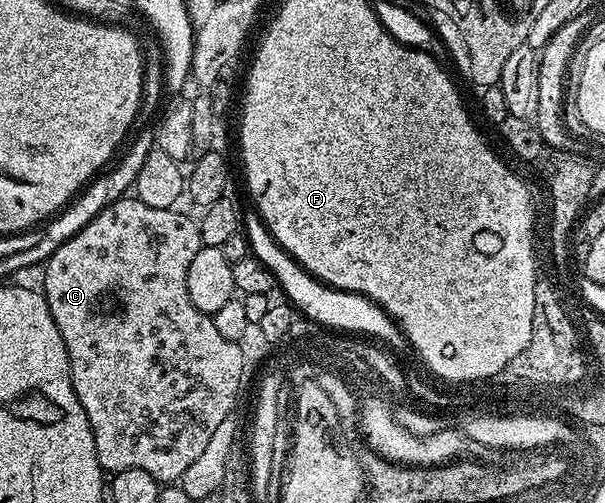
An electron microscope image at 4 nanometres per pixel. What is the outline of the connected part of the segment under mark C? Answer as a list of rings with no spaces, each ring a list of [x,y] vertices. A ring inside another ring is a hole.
[[[135,196],[121,198],[118,202],[113,202],[107,208],[103,208],[103,212],[99,212],[99,216],[92,218],[88,224],[74,236],[74,238],[68,238],[68,240],[66,240],[65,243],[54,252],[48,262],[44,263],[43,266],[43,270],[45,270],[45,286],[43,285],[43,293],[47,300],[47,304],[49,305],[51,316],[59,328],[59,336],[63,336],[63,344],[67,348],[67,356],[69,357],[69,375],[71,376],[73,387],[75,388],[75,396],[79,396],[79,404],[83,404],[83,412],[87,412],[87,420],[93,429],[93,435],[95,436],[95,452],[97,453],[97,459],[99,460],[102,471],[118,474],[127,468],[143,468],[143,472],[151,472],[151,476],[155,476],[158,483],[161,484],[173,484],[181,479],[187,468],[189,468],[190,465],[202,455],[202,451],[206,450],[206,445],[210,443],[215,428],[226,419],[229,413],[238,409],[239,405],[237,405],[237,397],[241,394],[241,377],[247,372],[247,365],[245,364],[243,354],[240,351],[239,342],[226,340],[226,338],[224,338],[215,328],[212,317],[203,312],[199,312],[199,308],[195,308],[195,304],[191,304],[191,300],[187,296],[187,268],[191,268],[191,260],[195,260],[195,252],[201,250],[201,228],[194,219],[192,222],[187,215],[180,214],[179,211],[180,209],[177,208],[171,210],[151,208],[148,204],[140,202]]]

